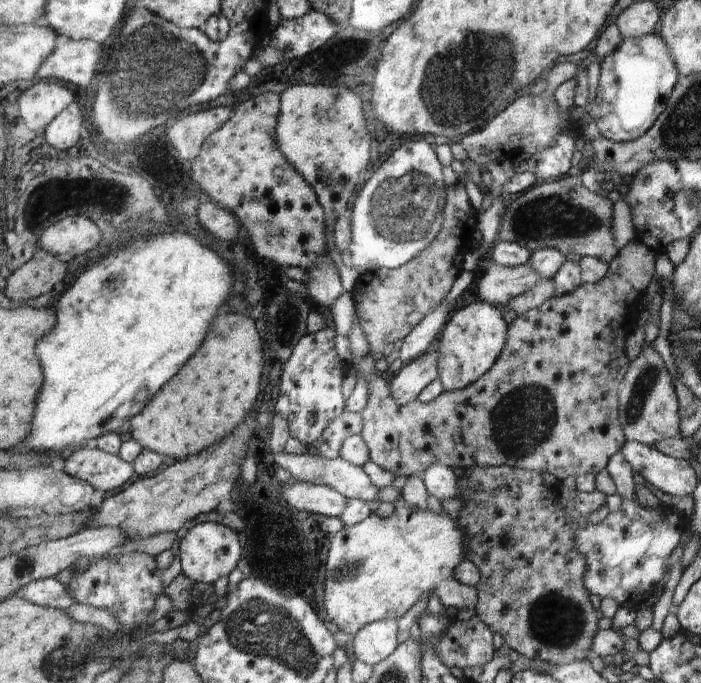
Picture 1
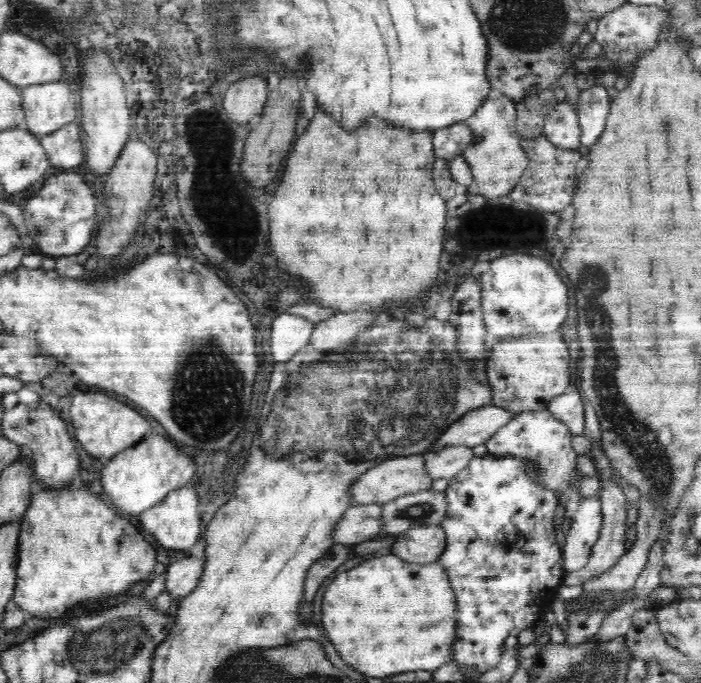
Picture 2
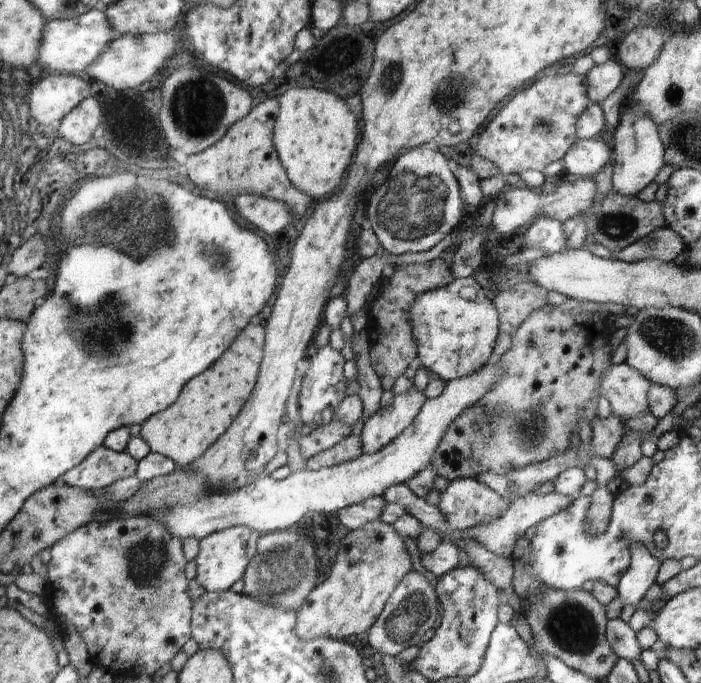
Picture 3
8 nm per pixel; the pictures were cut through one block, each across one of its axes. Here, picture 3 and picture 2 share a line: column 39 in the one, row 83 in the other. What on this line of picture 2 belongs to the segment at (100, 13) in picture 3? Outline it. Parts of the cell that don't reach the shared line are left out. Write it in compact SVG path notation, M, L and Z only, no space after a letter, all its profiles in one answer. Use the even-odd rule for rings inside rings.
M65 80L22 89L22 106L28 133L40 138L56 133L79 119L72 90Z

